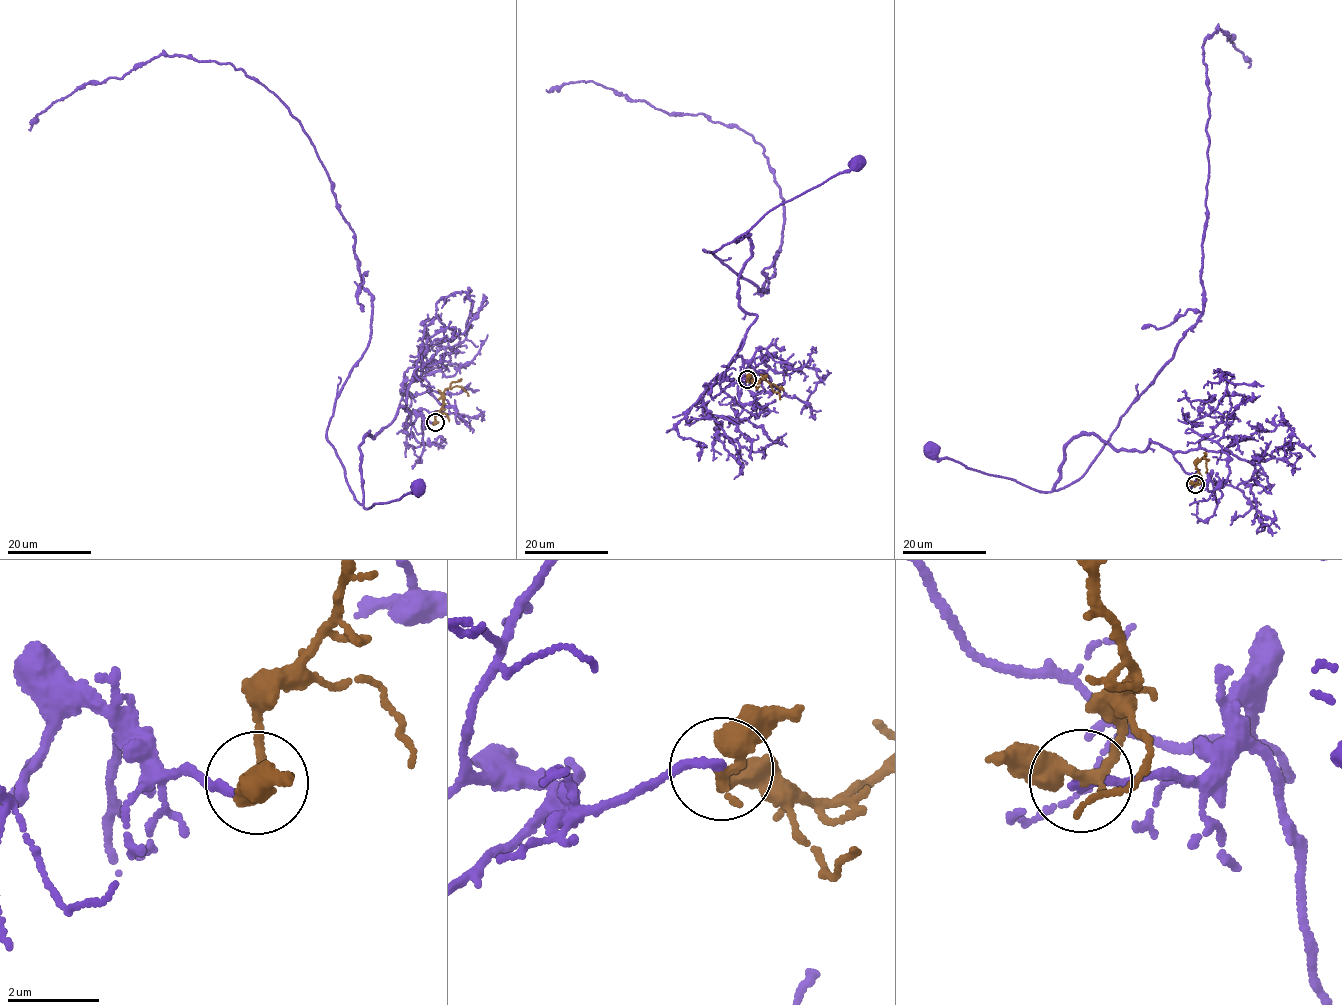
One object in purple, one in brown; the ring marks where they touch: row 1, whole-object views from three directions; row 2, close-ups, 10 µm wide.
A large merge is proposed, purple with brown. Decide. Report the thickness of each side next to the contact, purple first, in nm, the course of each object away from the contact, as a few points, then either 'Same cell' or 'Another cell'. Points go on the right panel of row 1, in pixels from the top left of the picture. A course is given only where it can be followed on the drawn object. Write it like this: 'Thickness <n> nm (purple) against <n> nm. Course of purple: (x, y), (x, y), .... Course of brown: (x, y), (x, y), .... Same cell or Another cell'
Thickness 170 nm (purple) against 280 nm. Course of purple: (1194, 484), (1209, 477), (1151, 440), (1118, 450), (1080, 433), (1041, 492), (933, 447). Course of brown: (1194, 484), (1199, 474), (1196, 463), (1203, 457), (1208, 459), (1205, 472). Same cell

